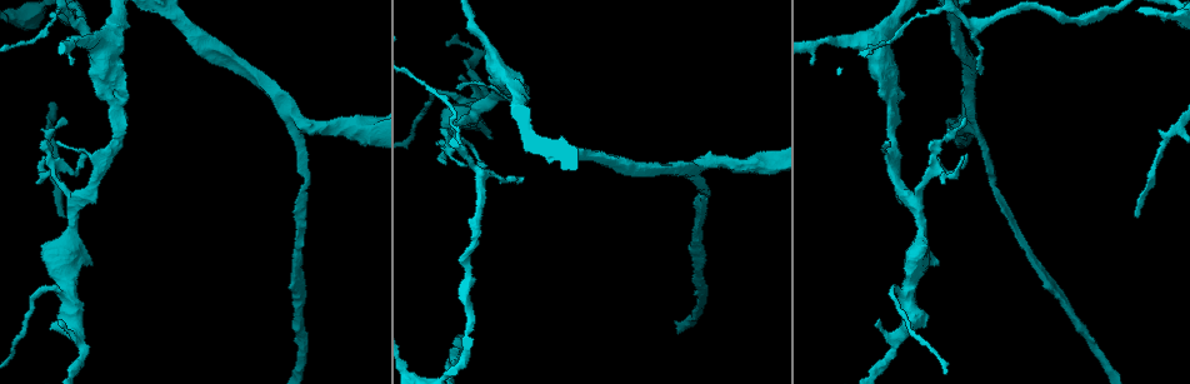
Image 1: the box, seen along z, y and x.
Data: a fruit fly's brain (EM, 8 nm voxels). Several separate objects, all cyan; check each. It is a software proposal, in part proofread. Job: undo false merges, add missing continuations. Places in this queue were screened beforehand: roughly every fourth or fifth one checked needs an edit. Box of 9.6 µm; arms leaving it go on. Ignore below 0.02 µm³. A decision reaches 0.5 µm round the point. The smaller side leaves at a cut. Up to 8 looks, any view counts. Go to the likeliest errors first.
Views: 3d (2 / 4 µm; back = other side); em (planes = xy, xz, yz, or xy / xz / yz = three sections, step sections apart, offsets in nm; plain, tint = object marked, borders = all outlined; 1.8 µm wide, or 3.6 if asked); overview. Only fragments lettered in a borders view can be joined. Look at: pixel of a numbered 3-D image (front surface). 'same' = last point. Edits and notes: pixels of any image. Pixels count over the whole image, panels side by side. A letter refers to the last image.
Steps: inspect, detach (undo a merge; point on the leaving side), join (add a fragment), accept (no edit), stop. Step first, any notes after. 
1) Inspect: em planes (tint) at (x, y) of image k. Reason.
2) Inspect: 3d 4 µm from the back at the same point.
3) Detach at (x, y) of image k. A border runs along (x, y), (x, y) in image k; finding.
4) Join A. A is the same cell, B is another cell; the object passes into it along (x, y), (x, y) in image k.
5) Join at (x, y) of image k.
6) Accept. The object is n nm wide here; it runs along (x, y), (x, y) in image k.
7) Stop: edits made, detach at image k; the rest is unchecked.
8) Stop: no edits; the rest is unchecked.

Inspect: 3d 2 µm at (1139, 216) of image 1. Tapers out.

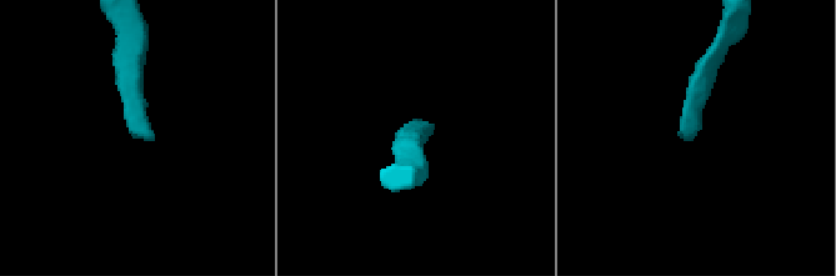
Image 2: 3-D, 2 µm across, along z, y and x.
Inspect: em xz step 4 (tint) at (687, 139) of image 2. Shape alone is not enough.

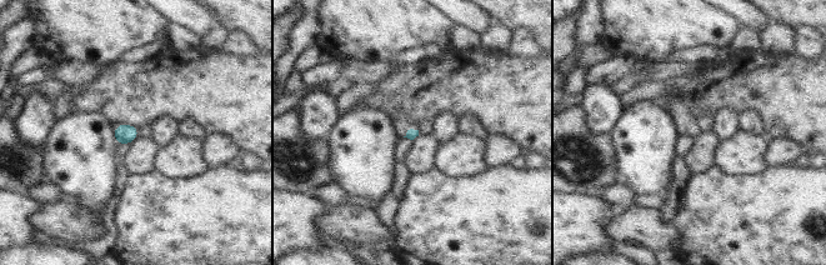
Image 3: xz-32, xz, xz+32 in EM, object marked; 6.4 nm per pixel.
Inspect: em planes (borders) at the same point.

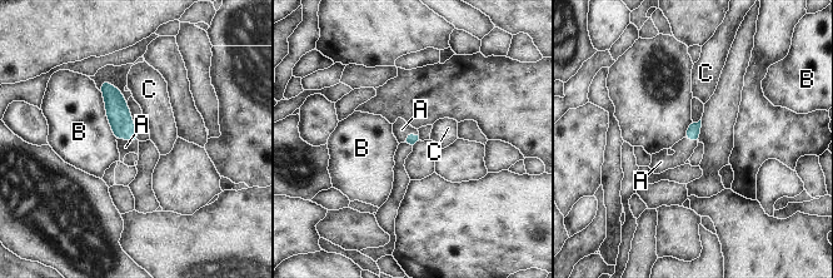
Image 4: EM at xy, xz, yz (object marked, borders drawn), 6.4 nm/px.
Join A. A is the same cell, B and C are other cells; the object passes into it along (118, 113), (128, 139), (125, 147) in image 4; the neuron continues.

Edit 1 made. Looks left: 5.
Inspect: overview.

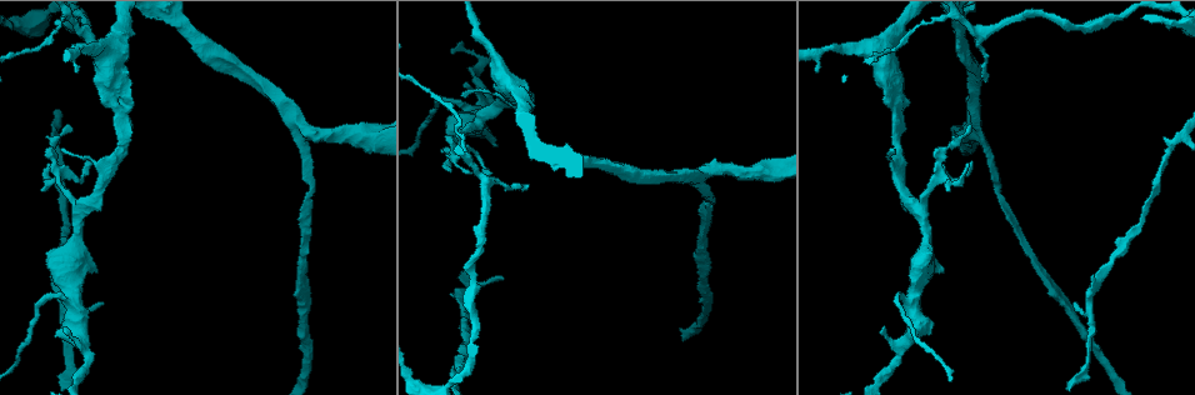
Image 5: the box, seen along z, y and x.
Inspect: 3d 4 µm at (1075, 301) of image 5. Thin end.

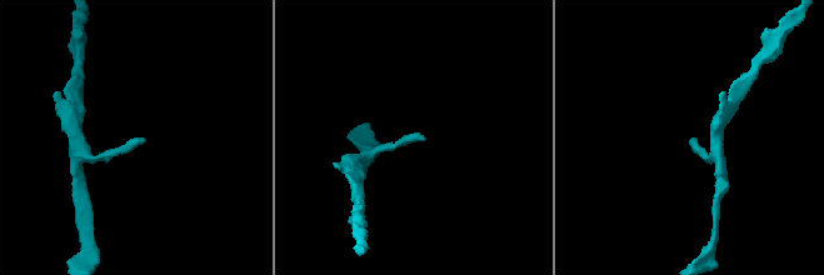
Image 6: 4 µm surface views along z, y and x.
Inspect: em 3.6 µm xz step 8 (tint) at (144, 138) of image 6.

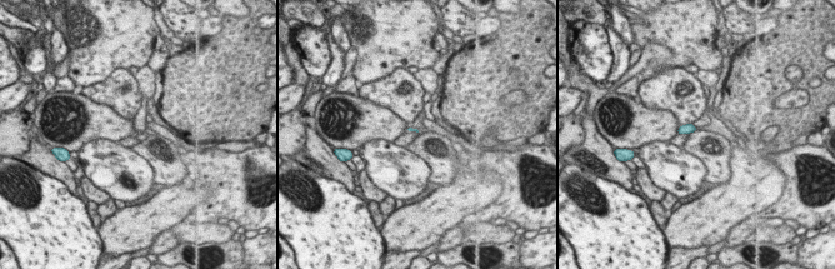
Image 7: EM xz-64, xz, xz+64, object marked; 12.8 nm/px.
Inspect: em 3.6 µm planes (borders) at the same point. Cut it another way.

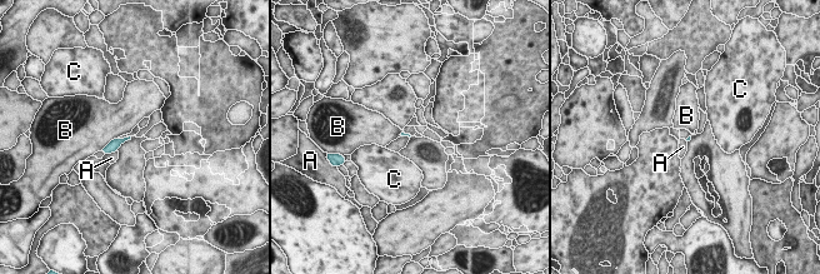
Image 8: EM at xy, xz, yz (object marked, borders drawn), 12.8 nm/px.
Accept. A, B and C are other cells; a border runs along (118, 136), (111, 139), (100, 150) in image 8; no lettered fragment goes on from it.

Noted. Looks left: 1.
Stop: edits made, join at image 4; the rest is unchecked.

